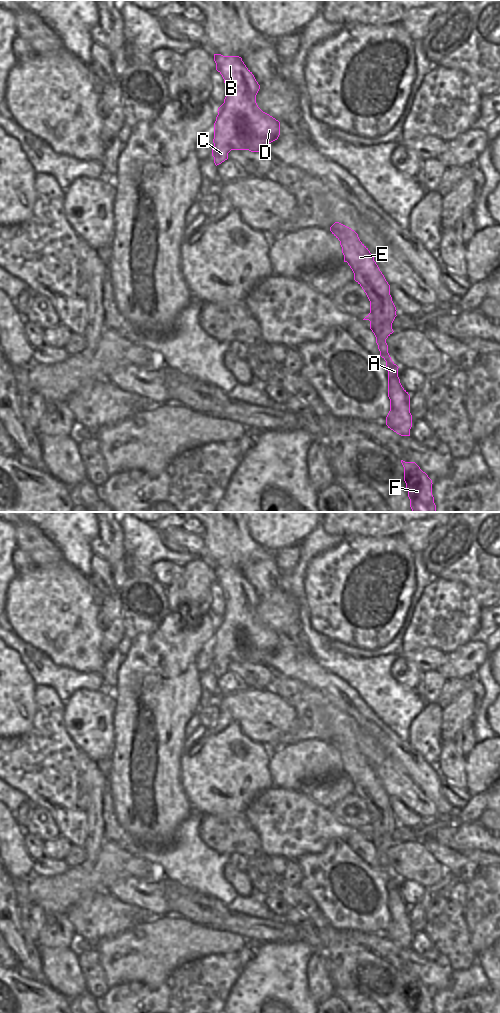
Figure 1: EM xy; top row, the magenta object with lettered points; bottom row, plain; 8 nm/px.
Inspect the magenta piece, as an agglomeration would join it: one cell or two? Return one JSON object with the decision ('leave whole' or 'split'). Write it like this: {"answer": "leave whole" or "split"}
{"answer": "leave whole"}

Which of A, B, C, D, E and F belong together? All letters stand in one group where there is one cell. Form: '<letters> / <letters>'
A B C D E F

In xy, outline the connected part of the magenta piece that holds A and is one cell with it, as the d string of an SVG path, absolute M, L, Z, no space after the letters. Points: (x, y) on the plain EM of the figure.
M335 734L330 743L340 753L344 774L348 775L354 785L354 792L362 799L370 813L370 825L363 832L370 833L370 841L376 849L380 868L386 873L390 911L386 937L401 948L410 948L410 907L400 895L399 879L392 873L386 855L386 851L394 844L392 835L397 828L390 807L390 797L374 773L374 766L360 753L354 742Z

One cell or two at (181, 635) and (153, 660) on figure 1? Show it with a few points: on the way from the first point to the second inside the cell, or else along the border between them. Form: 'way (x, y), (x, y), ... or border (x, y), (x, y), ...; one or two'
way (174, 642), (163, 653), (160, 653); one

